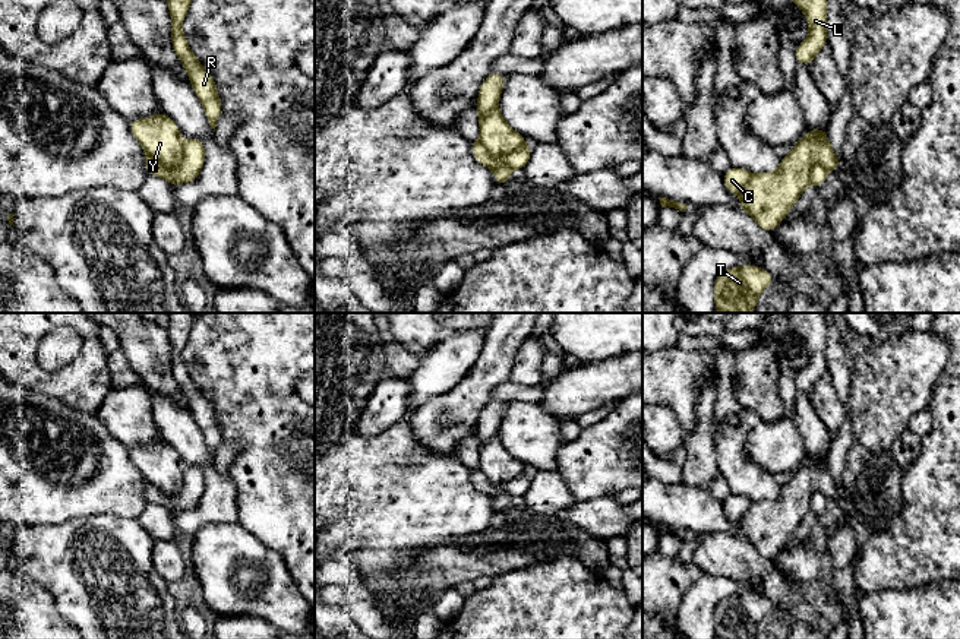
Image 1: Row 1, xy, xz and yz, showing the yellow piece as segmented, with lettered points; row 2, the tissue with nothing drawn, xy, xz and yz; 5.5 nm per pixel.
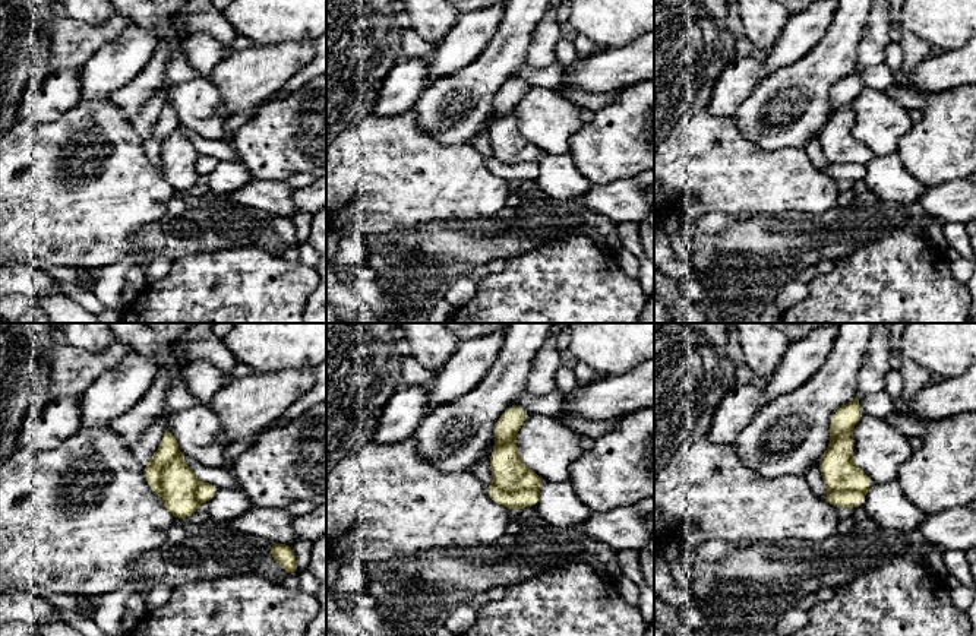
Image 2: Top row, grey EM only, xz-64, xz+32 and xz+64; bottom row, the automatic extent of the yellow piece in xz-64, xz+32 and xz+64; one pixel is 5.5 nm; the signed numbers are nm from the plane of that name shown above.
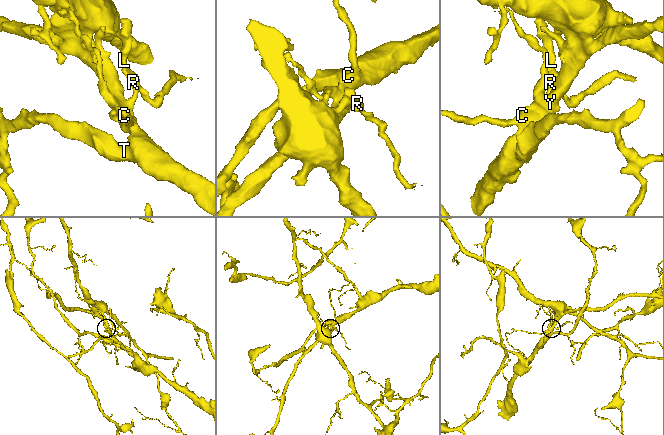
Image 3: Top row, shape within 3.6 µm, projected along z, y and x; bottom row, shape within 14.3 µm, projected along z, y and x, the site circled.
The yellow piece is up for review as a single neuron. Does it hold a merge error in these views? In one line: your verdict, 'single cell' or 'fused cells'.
fused cells

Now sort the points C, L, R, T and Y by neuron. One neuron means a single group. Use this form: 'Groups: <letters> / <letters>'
Groups: C T Y / L R

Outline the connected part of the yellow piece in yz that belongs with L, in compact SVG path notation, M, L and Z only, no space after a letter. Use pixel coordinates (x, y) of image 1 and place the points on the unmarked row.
M789 313L789 328L802 336L809 351L809 363L802 368L795 385L799 392L809 393L827 371L827 326L824 313Z

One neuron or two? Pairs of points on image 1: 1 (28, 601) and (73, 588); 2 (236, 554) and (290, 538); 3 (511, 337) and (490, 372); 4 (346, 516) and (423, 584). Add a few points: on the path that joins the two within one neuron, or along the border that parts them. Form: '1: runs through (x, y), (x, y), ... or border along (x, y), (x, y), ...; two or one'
1: border along (21, 575), (41, 585), (70, 622); two
2: border along (240, 524), (264, 544), (275, 550), (289, 572); two
3: runs through (502, 345), (495, 363); one
4: border along (416, 569), (407, 573), (379, 573), (376, 576); two

